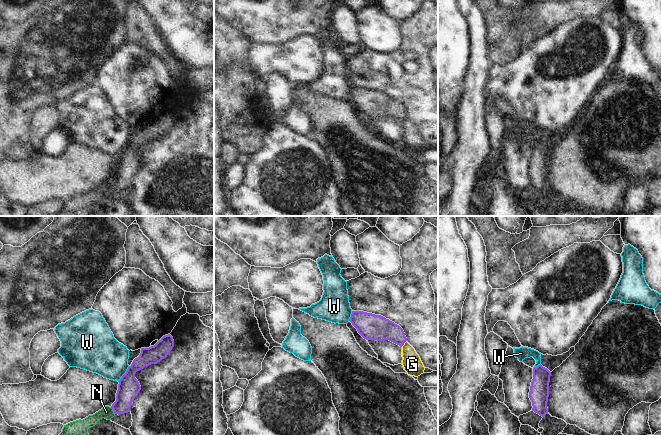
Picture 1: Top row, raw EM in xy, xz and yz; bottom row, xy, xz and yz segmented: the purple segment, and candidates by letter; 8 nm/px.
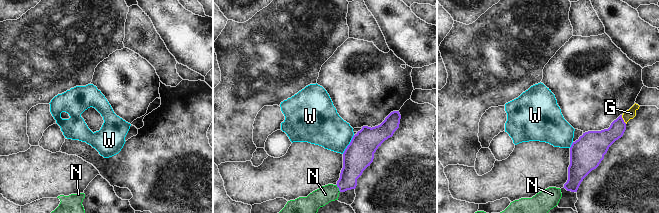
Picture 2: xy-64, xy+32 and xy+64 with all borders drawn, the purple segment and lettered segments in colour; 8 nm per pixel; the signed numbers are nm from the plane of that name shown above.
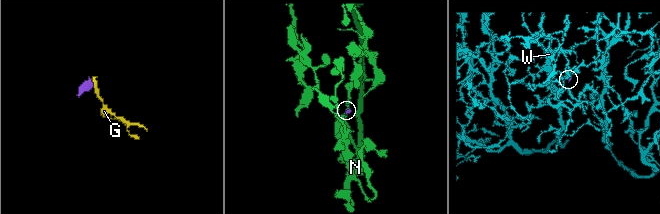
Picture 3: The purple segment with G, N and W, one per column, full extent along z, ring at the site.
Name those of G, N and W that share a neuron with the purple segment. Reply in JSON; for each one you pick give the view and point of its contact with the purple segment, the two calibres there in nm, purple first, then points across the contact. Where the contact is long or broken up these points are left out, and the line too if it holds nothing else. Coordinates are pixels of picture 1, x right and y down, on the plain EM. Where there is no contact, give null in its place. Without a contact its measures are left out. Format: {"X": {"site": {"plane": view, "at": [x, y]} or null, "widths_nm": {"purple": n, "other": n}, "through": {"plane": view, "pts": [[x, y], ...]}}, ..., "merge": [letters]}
{"N": {"site": {"plane": "xy", "at": [113, 186]}, "widths_nm": {"purple": 180, "other": 100}, "through": {"plane": "xy", "pts": [[128, 164], [124, 175], [113, 186], [106, 188]]}}, "merge": ["N"]}

